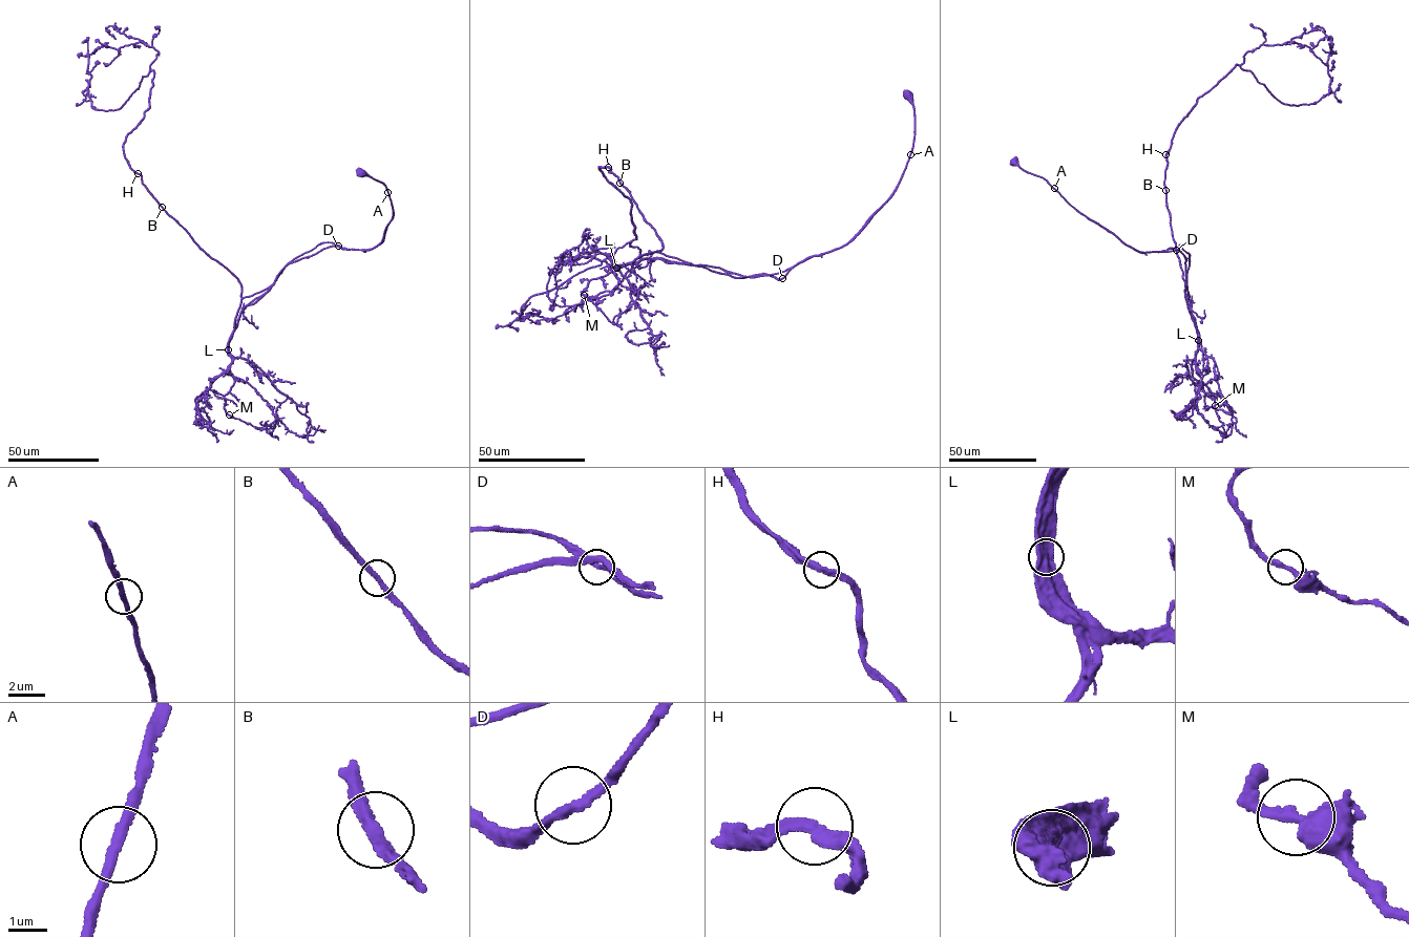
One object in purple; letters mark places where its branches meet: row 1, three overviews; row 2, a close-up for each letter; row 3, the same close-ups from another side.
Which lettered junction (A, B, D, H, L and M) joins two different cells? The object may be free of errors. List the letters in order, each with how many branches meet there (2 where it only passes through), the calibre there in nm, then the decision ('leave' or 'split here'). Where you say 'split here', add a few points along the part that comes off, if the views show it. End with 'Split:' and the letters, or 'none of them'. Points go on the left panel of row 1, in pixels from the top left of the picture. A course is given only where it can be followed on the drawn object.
A: branches 2; calibre 240 nm; leave
B: branches 2; calibre 260 nm; leave
D: branches 2; calibre 240 nm; leave
H: branches 2; calibre 320 nm; leave
L: branches 2; calibre 650 nm; split here; course (228, 349), (240, 312), (269, 289), (288, 264), (332, 246), (365, 250), (377, 246), (393, 211)
M: branches 2; calibre 280 nm; leave
Split: L

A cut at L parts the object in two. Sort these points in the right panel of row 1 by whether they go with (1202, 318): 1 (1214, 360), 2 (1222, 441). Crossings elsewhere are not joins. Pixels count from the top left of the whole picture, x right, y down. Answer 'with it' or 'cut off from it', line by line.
1: with it
2: with it

